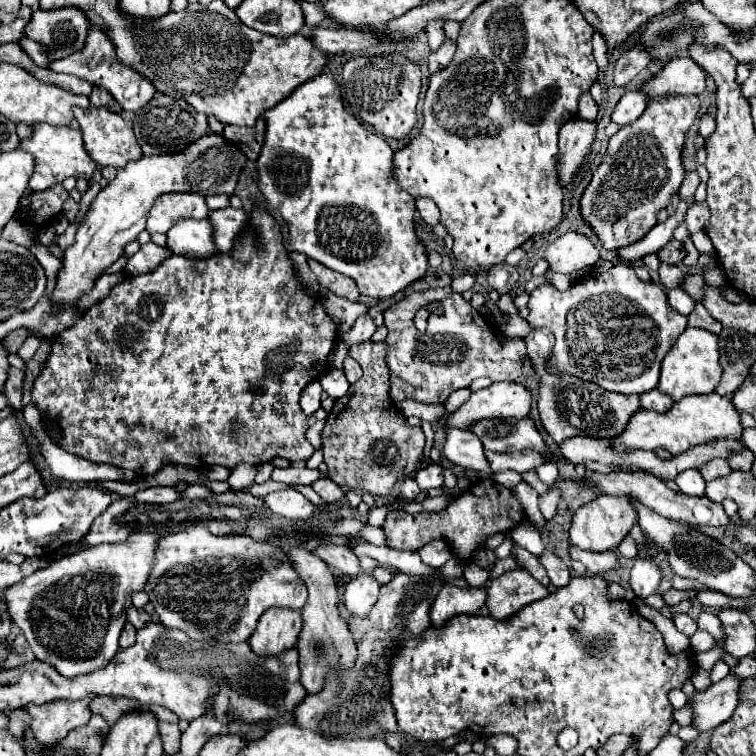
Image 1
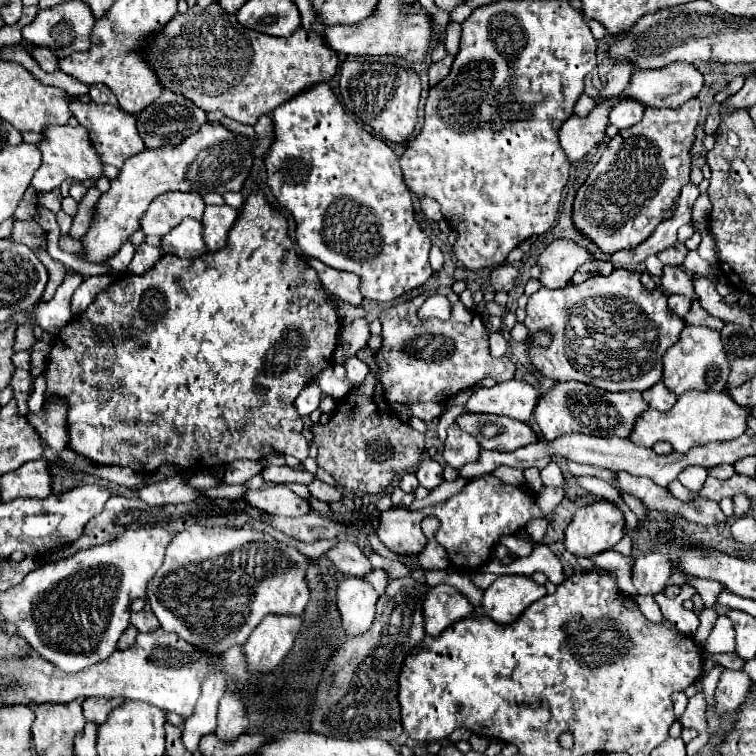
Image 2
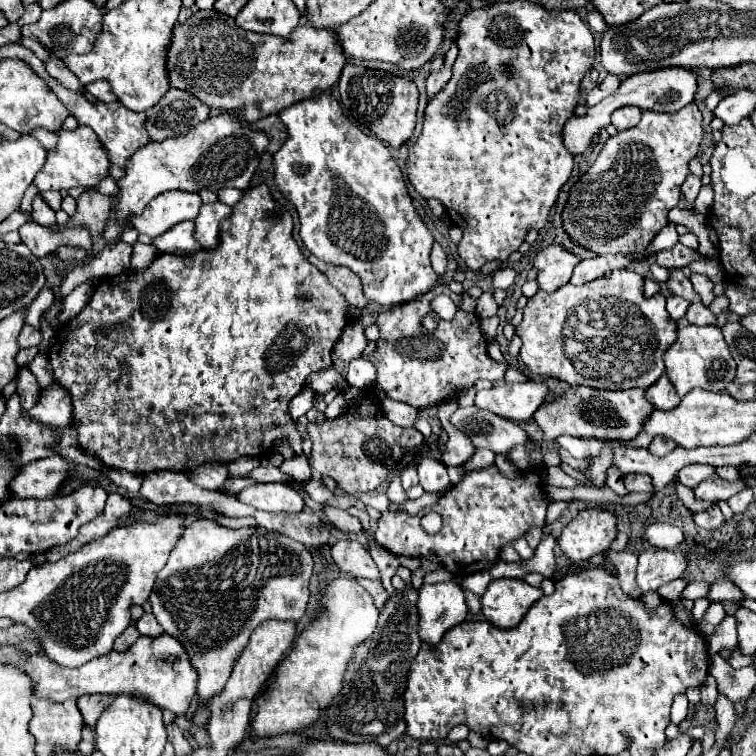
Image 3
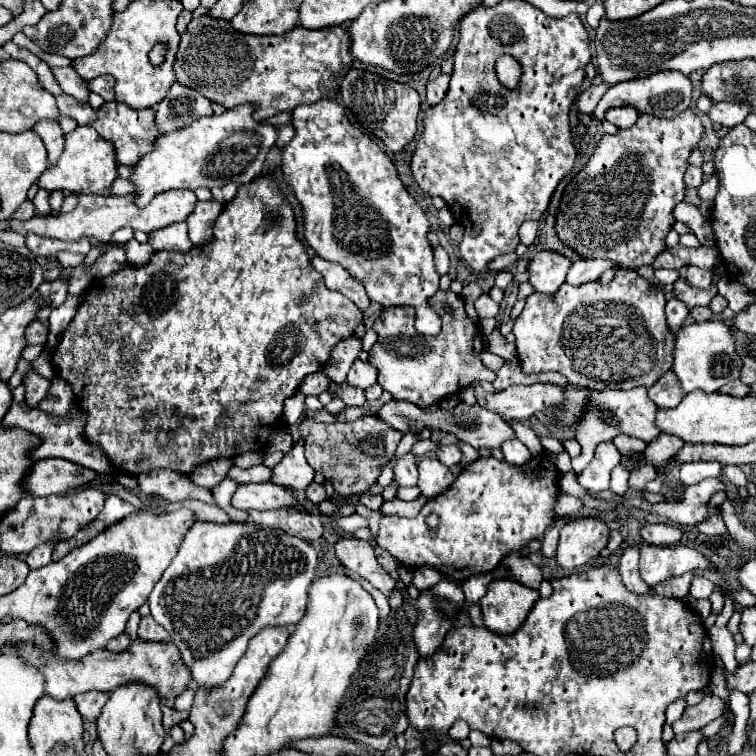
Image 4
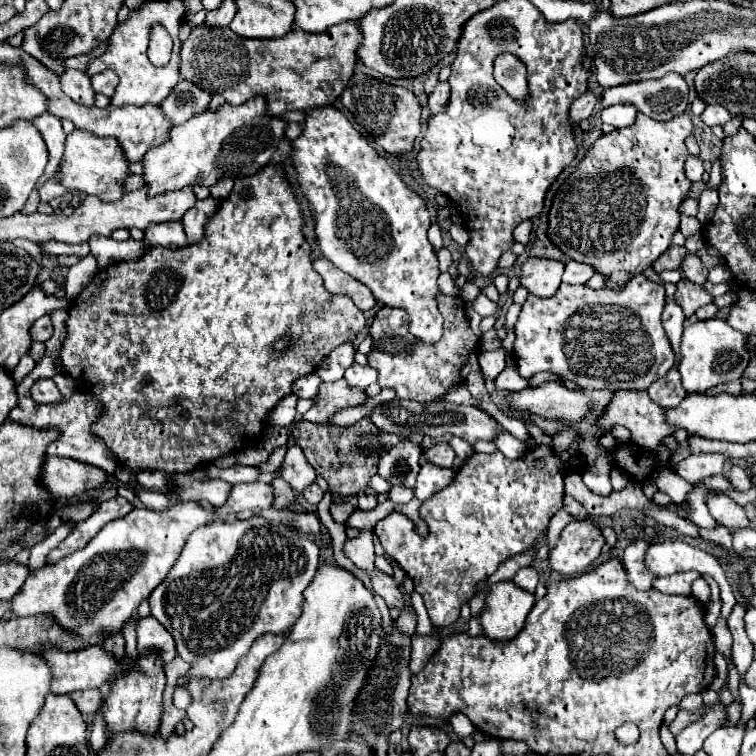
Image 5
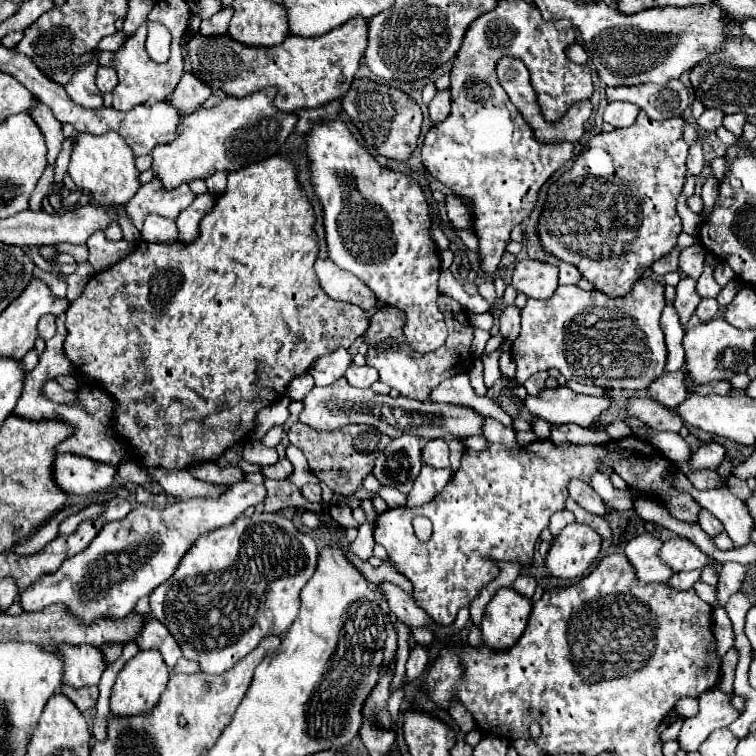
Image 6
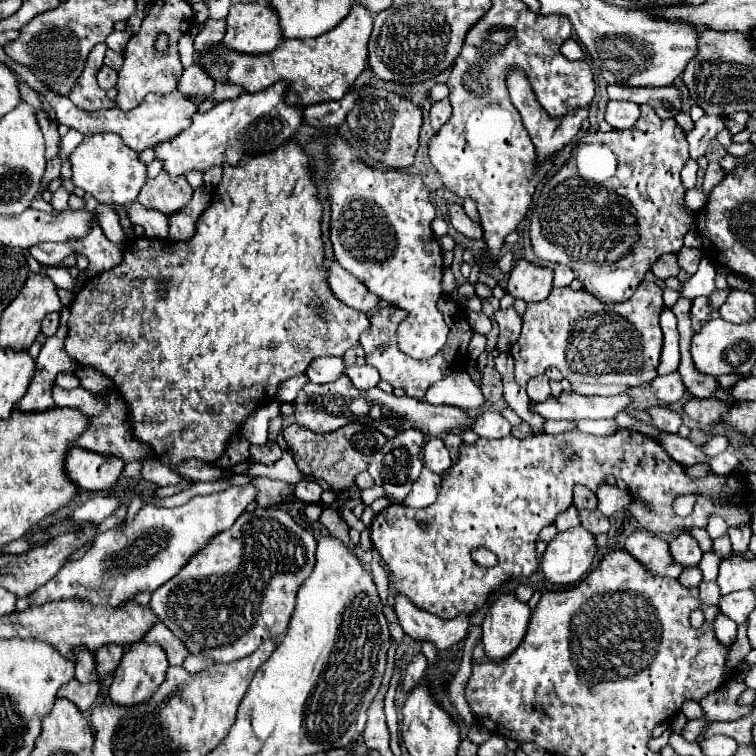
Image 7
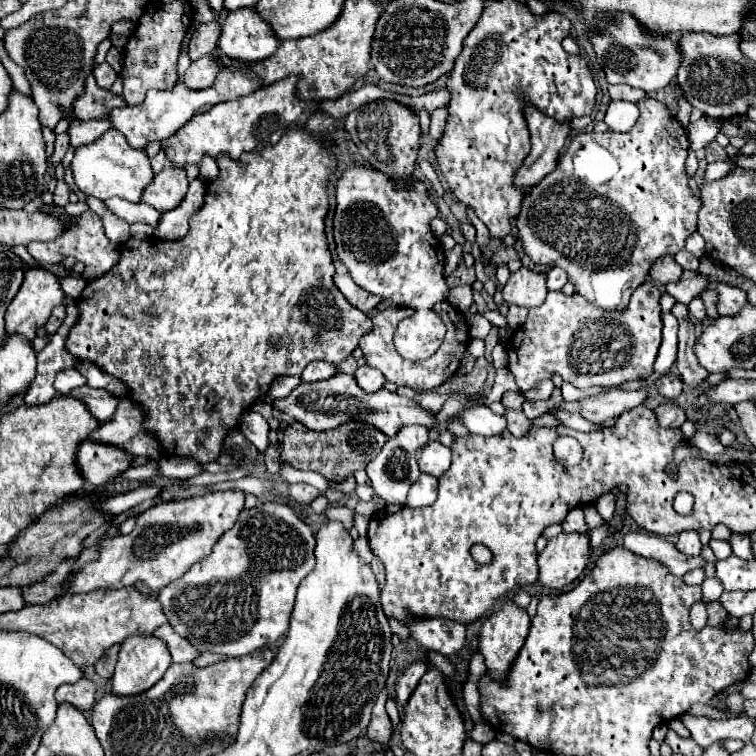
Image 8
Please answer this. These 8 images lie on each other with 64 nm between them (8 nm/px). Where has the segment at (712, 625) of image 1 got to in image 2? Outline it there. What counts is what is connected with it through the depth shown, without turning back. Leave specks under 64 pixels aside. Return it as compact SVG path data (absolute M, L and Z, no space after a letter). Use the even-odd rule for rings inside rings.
M720 614L714 622L714 628L710 632L708 644L706 644L708 652L732 652L734 650L734 634L732 634L732 622Z

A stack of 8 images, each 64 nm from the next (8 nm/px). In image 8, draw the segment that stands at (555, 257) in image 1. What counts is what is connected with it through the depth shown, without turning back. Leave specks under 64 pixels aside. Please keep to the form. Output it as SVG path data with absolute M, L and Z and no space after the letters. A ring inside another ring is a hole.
M522 266L510 276L506 286L502 288L502 294L504 294L504 300L510 304L518 304L524 308L540 306L548 294L546 274L540 274Z

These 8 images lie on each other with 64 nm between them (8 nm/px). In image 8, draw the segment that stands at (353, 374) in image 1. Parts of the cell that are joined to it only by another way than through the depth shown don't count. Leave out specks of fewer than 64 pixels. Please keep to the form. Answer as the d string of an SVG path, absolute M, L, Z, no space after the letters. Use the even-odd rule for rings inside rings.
M368 366L356 368L354 376L356 376L356 384L358 384L362 390L366 390L366 392L376 392L376 390L380 390L380 388L384 386L384 382L386 382L380 370L368 368Z

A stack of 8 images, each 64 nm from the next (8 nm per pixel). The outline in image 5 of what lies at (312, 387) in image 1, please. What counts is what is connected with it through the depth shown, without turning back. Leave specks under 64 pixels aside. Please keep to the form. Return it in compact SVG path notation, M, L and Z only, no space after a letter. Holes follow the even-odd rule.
M292 394L292 396L286 396L282 400L282 404L276 406L276 412L270 416L270 424L272 426L286 426L290 428L296 420L296 402L298 402L298 396Z

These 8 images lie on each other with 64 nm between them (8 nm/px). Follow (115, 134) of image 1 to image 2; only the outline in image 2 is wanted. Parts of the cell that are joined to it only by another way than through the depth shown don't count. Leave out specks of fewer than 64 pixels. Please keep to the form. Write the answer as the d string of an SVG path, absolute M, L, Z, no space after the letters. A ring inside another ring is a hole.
M72 102L70 110L76 116L76 120L80 122L80 126L84 126L88 130L92 146L98 152L102 164L112 164L116 168L122 168L126 158L136 156L136 152L144 150L144 142L140 140L140 136L136 132L136 120L132 114L128 114L116 106L110 106L110 104L94 104L94 102L88 102L88 104Z

